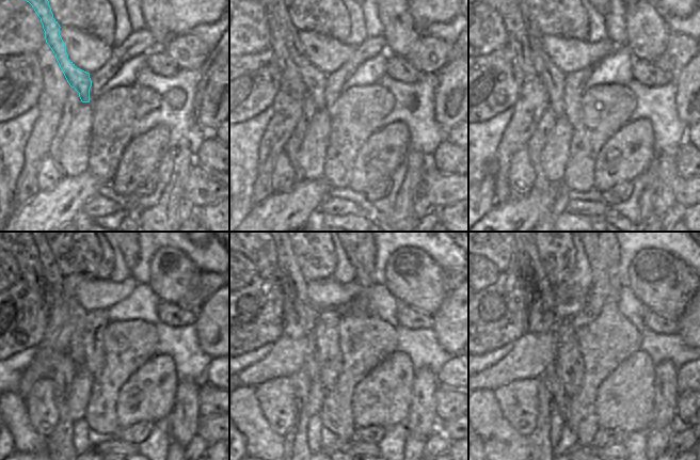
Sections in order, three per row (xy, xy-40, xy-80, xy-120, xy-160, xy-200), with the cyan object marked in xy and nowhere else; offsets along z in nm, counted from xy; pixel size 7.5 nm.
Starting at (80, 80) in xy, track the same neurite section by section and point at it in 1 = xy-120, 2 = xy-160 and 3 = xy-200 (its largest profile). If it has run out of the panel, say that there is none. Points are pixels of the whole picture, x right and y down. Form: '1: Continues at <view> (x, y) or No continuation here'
1: Continues at xy-120 (77, 315)
2: Continues at xy-160 (311, 367)
3: Continues at xy-200 (551, 378)

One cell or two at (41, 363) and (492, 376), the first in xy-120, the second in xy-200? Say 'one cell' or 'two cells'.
one cell

